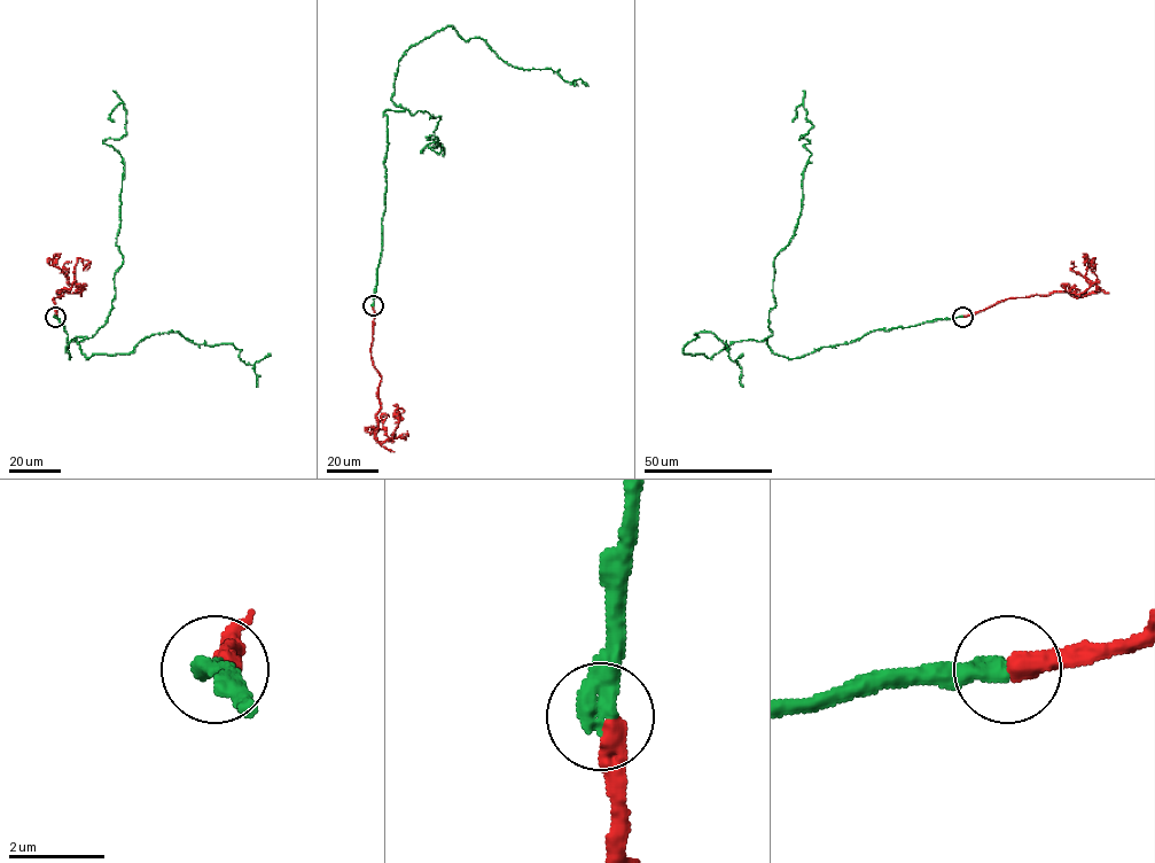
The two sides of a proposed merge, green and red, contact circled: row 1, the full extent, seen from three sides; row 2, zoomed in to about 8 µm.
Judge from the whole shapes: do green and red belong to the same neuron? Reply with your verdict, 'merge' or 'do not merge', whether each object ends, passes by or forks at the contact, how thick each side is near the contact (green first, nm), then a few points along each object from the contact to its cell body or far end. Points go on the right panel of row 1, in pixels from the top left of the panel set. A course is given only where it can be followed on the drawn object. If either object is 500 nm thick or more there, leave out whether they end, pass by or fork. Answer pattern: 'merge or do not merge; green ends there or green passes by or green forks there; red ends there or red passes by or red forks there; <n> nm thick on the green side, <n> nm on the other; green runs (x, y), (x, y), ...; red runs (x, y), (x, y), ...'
merge; 500 nm thick on the green side, 440 nm on the other; green runs (962, 317), (793, 358), (771, 350), (773, 264), (811, 154), (803, 103), (794, 122); red runs (964, 317), (1007, 298), (1054, 292), (1081, 297), (1094, 293), (1099, 289), (1090, 266), (1094, 257), (1093, 270)

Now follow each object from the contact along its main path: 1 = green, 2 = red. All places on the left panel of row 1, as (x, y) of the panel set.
1: (55, 317), (70, 358), (65, 347), (112, 308), (124, 162), (103, 142), (126, 133), (122, 103), (115, 122)
2: (55, 317), (53, 298), (75, 281), (79, 257), (88, 262), (86, 270)

